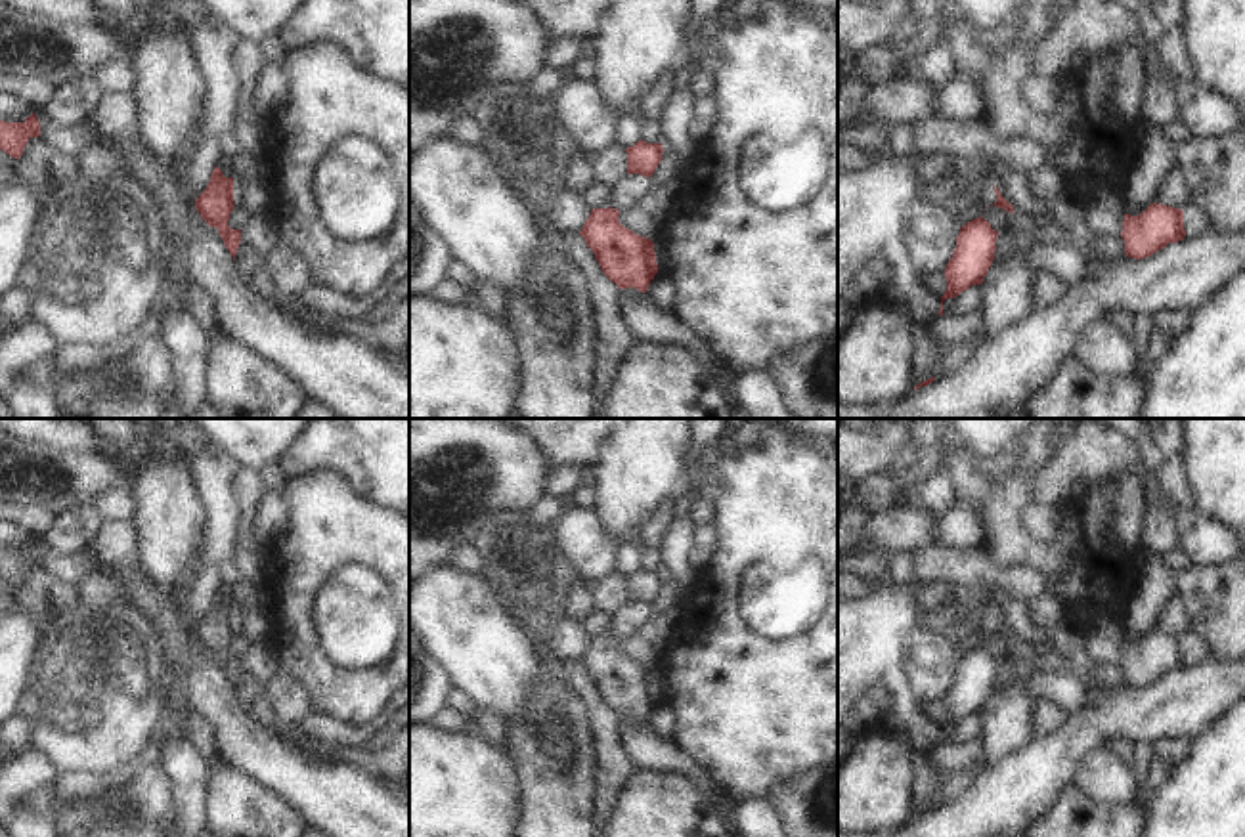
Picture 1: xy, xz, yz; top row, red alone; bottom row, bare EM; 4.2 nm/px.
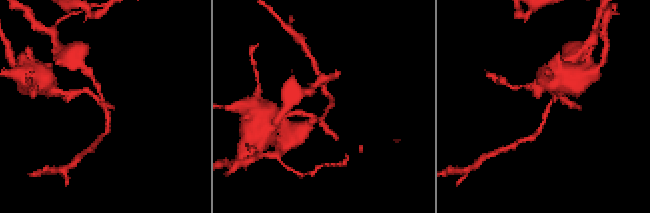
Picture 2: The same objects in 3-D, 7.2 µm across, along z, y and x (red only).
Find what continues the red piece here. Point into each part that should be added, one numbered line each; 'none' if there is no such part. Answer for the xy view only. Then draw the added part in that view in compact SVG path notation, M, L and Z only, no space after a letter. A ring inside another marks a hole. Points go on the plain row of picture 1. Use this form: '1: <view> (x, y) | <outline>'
none

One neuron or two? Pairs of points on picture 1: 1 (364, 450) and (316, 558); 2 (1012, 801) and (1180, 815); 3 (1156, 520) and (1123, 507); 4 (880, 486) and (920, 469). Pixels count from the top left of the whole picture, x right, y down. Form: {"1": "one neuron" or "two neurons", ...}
{"1": "two neurons", "2": "two neurons", "3": "two neurons", "4": "one neuron"}

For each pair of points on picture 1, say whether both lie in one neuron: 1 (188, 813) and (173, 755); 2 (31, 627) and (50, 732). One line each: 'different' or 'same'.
1: same
2: different

